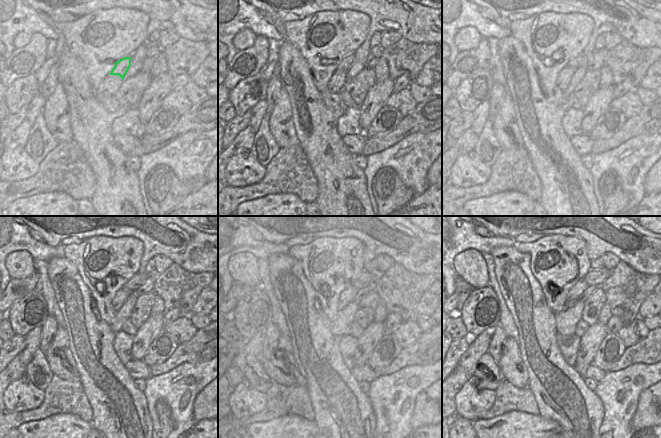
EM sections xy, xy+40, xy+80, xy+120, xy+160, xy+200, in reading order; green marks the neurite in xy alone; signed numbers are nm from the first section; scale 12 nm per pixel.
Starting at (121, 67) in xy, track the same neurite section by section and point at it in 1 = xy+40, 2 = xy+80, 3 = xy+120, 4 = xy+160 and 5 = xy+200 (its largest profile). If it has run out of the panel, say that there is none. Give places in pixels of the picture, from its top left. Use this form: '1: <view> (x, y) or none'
1: xy+40 (346, 64)
2: xy+80 (581, 60)
3: xy+120 (137, 280)
4: xy+160 (365, 278)
5: xy+200 (595, 277)

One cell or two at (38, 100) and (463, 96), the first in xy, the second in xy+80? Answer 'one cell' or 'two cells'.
two cells

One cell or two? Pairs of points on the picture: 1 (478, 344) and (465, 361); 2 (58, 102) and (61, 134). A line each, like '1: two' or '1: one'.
1: one
2: one

